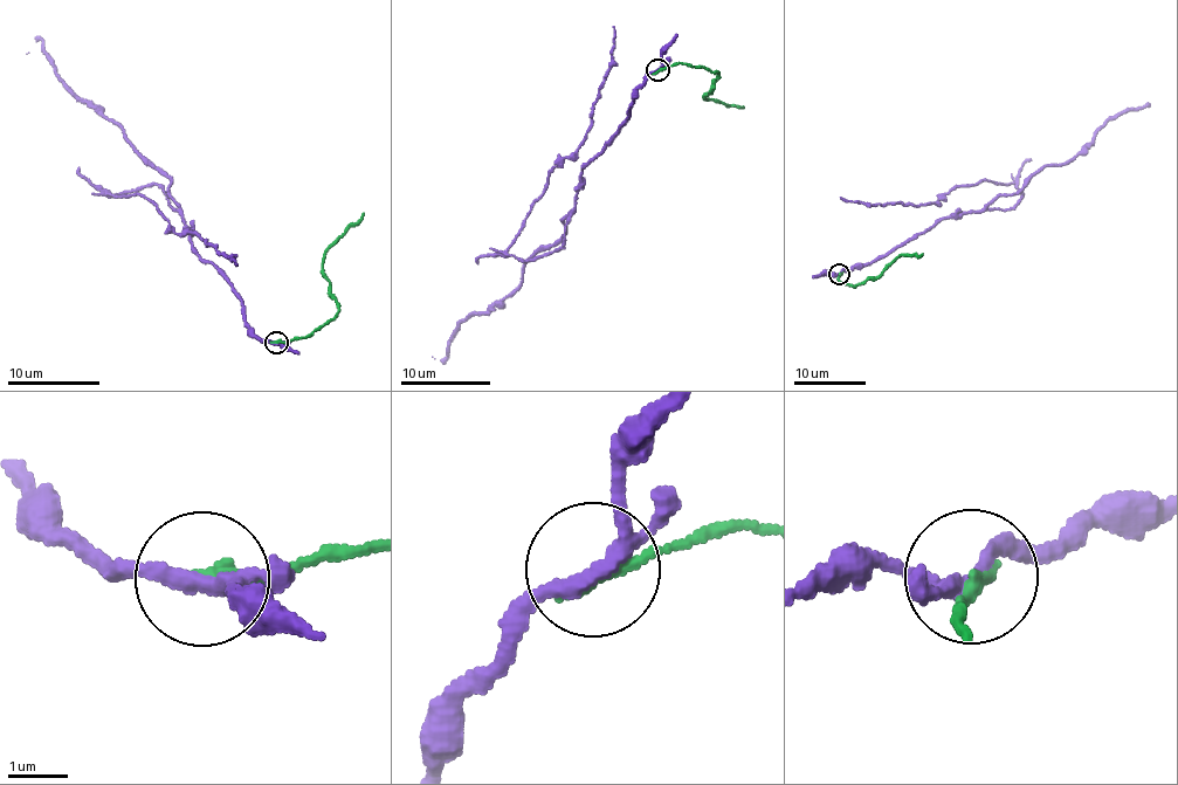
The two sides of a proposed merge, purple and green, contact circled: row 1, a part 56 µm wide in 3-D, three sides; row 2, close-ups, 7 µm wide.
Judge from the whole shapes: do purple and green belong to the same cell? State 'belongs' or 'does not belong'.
does not belong

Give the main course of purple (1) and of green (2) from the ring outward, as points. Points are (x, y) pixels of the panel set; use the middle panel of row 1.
1: (656, 70), (580, 173), (565, 245), (518, 260), (507, 248), (592, 121), (613, 26)
2: (656, 70), (690, 63), (718, 74), (714, 90), (703, 97), (744, 108)

